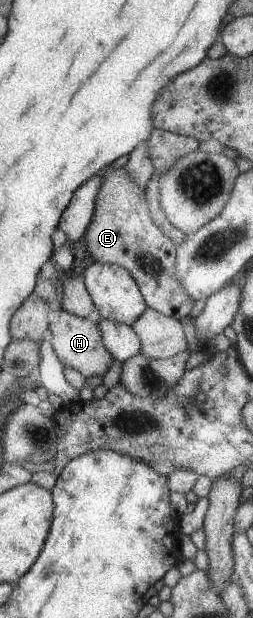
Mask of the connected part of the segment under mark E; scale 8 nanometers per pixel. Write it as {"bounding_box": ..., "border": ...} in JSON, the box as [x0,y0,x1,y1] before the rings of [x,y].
{"bounding_box":[85,165,195,320],"border":[[[110,165],[102,169],[101,186],[97,190],[94,215],[85,231],[86,249],[93,261],[127,269],[136,280],[148,308],[177,320],[189,315],[195,300],[186,293],[176,275],[178,243],[168,238],[162,229],[154,224],[146,202],[146,192],[139,188],[124,166]]]}

